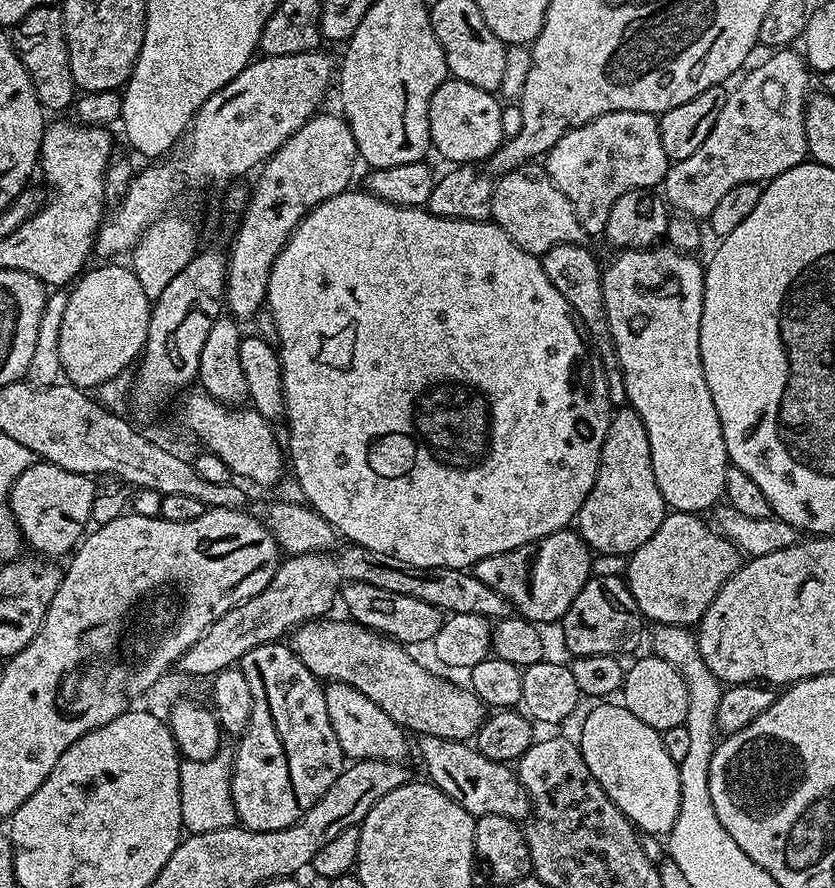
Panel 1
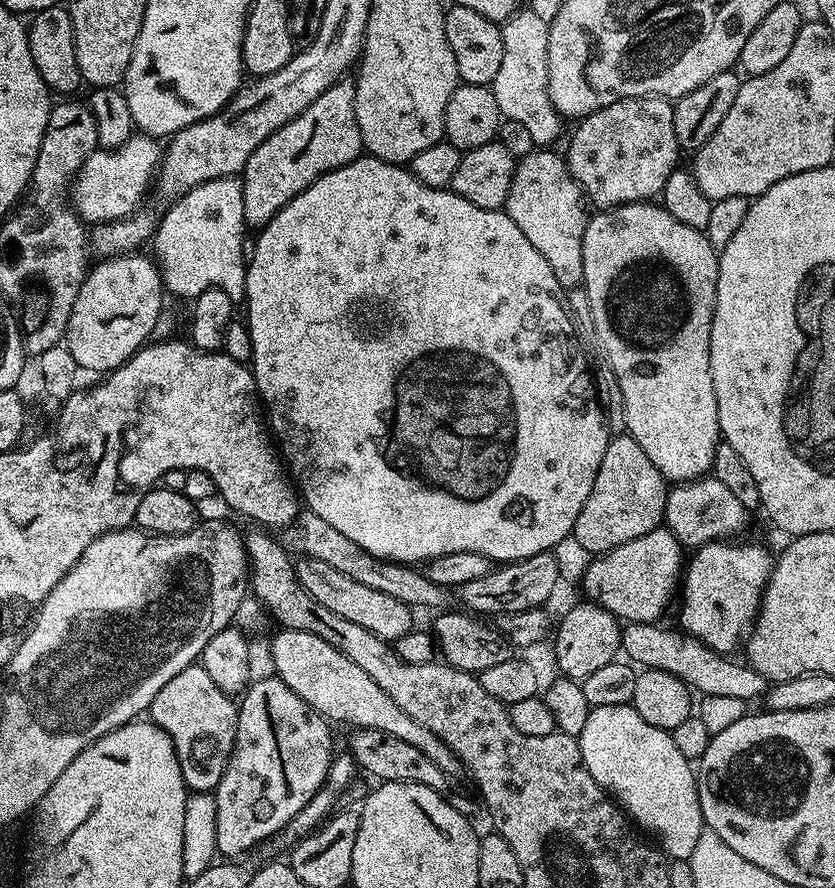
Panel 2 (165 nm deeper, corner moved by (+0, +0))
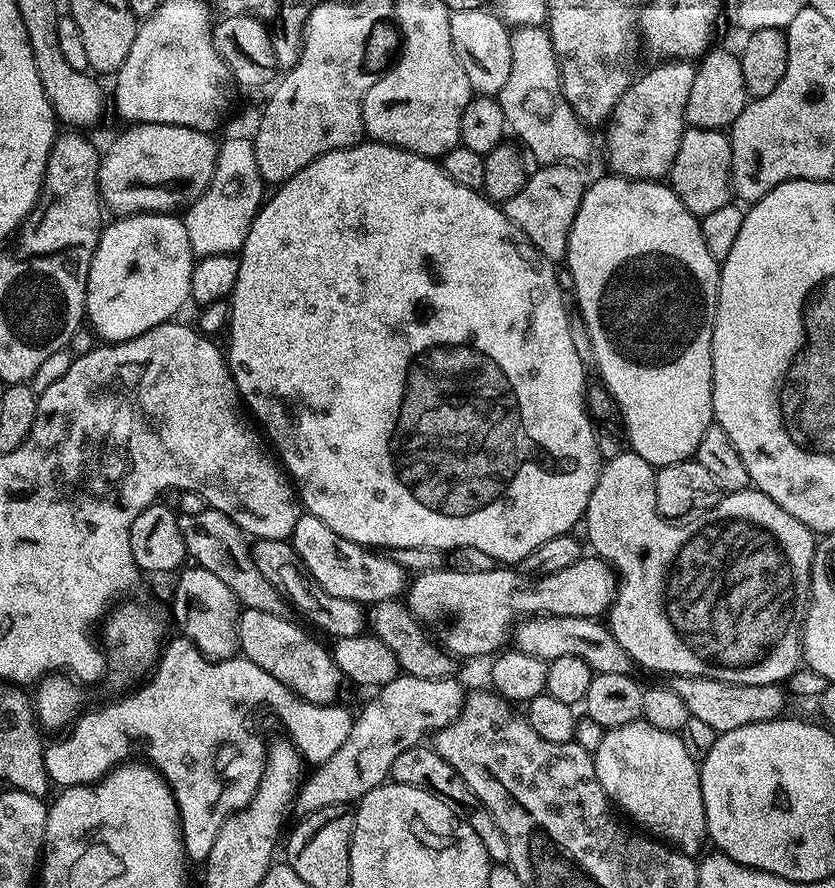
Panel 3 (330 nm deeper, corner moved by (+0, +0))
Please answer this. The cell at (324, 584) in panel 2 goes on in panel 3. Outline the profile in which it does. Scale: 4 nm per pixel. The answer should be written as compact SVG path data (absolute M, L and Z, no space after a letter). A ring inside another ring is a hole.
M257 539L251 545L254 566L266 574L266 578L280 593L289 605L292 604L312 624L317 624L324 632L329 632L332 638L354 638L361 635L366 628L366 612L363 607L350 598L334 598L334 594L326 594L316 584L316 579L304 569L304 563L298 558L288 540Z

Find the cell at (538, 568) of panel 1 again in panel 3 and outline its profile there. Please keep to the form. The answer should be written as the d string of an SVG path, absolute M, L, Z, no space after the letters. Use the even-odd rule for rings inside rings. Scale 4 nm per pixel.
M301 514L290 543L304 563L304 569L316 579L318 587L326 590L326 594L334 594L334 598L350 598L350 602L361 606L375 606L383 600L394 600L405 595L410 576L404 573L398 561L371 547L342 538L318 518Z

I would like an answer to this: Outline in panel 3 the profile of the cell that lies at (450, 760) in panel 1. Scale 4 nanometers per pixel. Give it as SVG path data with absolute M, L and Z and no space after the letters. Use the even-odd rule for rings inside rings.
M244 608L236 624L240 643L238 652L243 659L262 666L266 674L278 678L282 686L289 688L295 696L312 704L336 704L342 677L331 651L323 648L308 632L291 624L284 616L266 614L264 610Z

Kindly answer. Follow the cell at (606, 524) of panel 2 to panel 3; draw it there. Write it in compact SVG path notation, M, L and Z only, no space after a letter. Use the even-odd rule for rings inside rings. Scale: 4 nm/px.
M625 450L622 454L618 454L618 458L610 458L603 461L600 466L600 473L598 474L598 482L594 486L594 490L590 494L590 502L588 508L584 511L584 518L582 521L583 527L588 527L588 540L592 543L591 551L600 559L608 561L612 565L617 577L618 587L616 590L616 599L613 600L611 608L606 613L606 623L608 629L614 634L614 638L618 638L618 646L622 646L622 650L626 650L626 654L630 654L633 665L644 668L649 668L652 672L668 672L672 676L701 676L702 678L714 678L722 682L730 682L731 684L780 684L784 682L792 672L801 667L802 664L802 629L804 626L804 613L807 612L810 603L810 587L812 585L812 559L816 553L816 545L818 543L817 537L808 529L802 522L798 522L798 518L794 518L791 514L786 514L786 510L782 510L782 506L778 506L778 502L774 502L766 494L756 491L755 488L749 487L741 492L730 492L721 495L720 501L717 502L714 509L715 514L720 516L709 515L708 533L687 532L686 529L680 528L679 523L671 520L666 520L658 514L655 506L655 478L656 468L650 462L646 462L646 458L642 458L637 452Z

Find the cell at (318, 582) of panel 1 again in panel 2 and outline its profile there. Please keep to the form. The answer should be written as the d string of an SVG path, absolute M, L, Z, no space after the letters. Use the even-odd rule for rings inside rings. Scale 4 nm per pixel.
M545 550L542 554L526 556L519 560L501 563L493 567L491 572L487 572L482 578L474 578L474 582L466 582L458 590L458 600L460 600L465 609L472 614L481 614L485 617L509 616L522 610L534 610L535 608L544 608L547 600L556 592L556 587L560 584L560 564L555 560L551 551Z

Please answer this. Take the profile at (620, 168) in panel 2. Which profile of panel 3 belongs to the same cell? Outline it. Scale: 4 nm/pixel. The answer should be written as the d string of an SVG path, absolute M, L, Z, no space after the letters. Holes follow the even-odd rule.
M669 61L658 66L629 83L622 98L618 98L612 113L608 115L603 129L604 152L612 167L609 169L628 180L663 181L672 168L686 127L685 104L690 86L694 84L695 65L689 61Z

